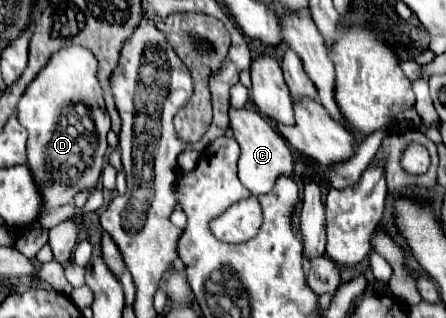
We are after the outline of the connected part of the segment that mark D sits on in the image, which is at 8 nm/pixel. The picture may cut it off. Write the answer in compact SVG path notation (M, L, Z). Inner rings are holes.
M78 45L56 51L50 57L50 63L46 63L46 67L42 67L42 71L26 87L18 103L18 121L28 131L28 165L42 189L44 209L70 203L76 191L94 187L102 173L108 149L106 133L110 131L110 115L104 107L102 87L98 83L98 61L94 59L94 53Z

